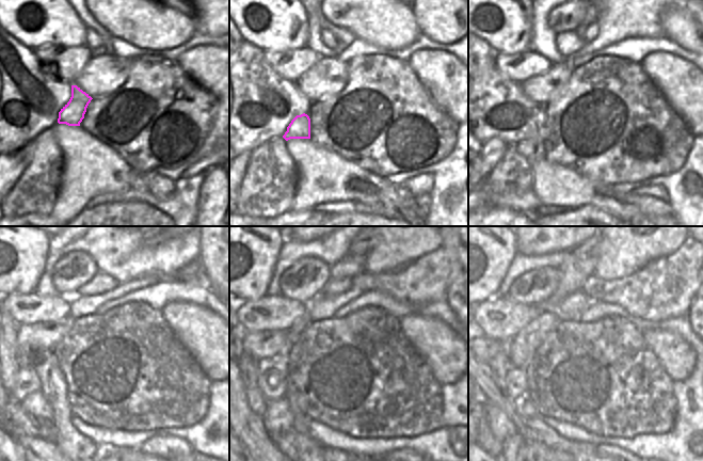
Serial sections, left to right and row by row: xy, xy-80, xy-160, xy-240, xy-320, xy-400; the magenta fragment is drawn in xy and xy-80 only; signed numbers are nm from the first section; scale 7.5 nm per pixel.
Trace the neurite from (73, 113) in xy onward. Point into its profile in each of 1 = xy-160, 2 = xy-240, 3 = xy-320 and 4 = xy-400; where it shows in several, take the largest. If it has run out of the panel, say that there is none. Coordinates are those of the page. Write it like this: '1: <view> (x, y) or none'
1: xy-160 (531, 149)
2: xy-240 (35, 404)
3: xy-320 (277, 417)
4: xy-400 (514, 443)

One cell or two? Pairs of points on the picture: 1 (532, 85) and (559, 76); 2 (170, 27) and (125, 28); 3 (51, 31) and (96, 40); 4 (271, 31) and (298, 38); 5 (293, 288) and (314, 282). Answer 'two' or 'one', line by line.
1: one
2: one
3: two
4: one
5: one

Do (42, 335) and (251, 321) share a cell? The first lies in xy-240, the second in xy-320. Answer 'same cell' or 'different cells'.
different cells

